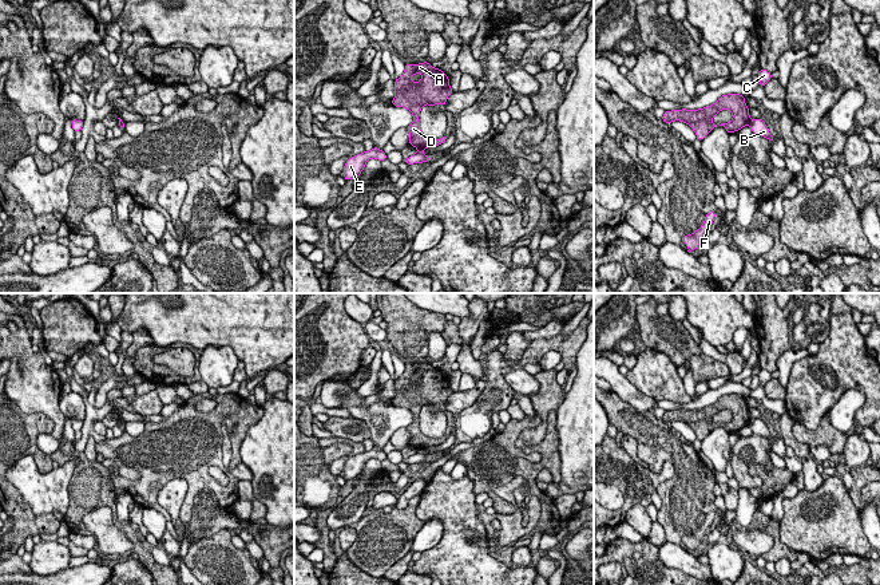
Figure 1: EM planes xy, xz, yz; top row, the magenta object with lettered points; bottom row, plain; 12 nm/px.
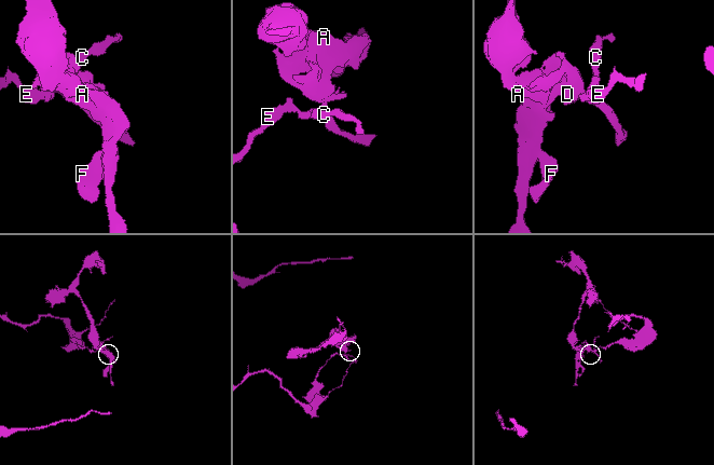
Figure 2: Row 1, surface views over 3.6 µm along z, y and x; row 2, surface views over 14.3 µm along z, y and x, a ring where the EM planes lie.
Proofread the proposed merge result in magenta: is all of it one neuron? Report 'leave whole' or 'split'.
split

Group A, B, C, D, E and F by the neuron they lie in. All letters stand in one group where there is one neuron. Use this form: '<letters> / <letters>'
A D F / B C E

